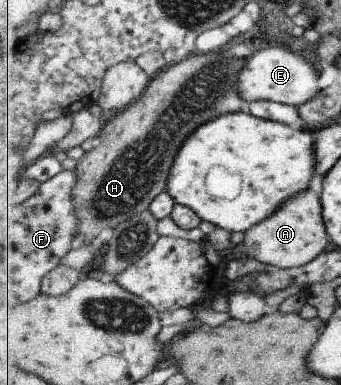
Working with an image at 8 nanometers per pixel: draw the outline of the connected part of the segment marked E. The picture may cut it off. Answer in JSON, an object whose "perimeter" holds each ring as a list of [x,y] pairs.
{"perimeter":[[[281,47],[263,48],[247,57],[237,83],[237,91],[248,103],[263,99],[300,107],[324,93],[324,89],[319,87],[319,75],[317,68],[300,55]]]}

